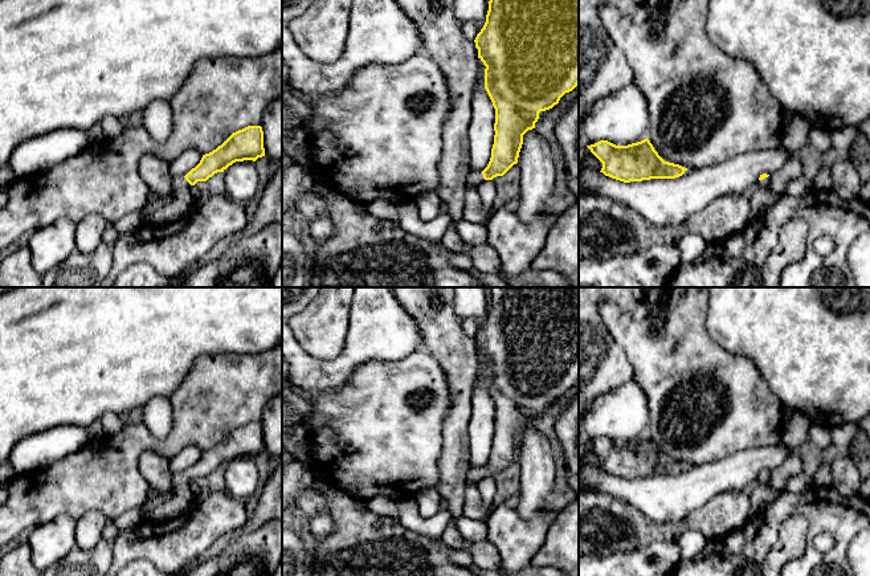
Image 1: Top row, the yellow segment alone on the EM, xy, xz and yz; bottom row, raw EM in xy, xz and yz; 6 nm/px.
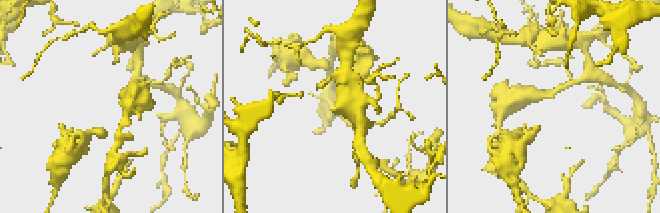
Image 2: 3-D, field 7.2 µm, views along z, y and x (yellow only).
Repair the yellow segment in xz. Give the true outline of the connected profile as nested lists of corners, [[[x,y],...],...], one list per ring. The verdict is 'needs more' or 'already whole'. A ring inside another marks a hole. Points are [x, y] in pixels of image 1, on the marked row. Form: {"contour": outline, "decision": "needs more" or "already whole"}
{"contour": [[[490,0],[486,23],[477,34],[474,42],[478,49],[478,58],[486,66],[485,89],[495,109],[495,135],[487,167],[483,171],[469,172],[467,175],[467,184],[470,187],[478,187],[483,180],[493,180],[497,176],[503,176],[514,164],[516,164],[523,144],[523,135],[528,130],[535,128],[539,113],[552,109],[565,93],[572,91],[579,85],[579,0]]], "decision": "needs more"}

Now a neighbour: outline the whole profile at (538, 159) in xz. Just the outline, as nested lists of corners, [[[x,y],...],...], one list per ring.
[[[535,128],[523,135],[518,158],[520,191],[518,216],[530,222],[550,212],[548,200],[554,195],[555,169],[559,164],[555,146],[550,144]]]

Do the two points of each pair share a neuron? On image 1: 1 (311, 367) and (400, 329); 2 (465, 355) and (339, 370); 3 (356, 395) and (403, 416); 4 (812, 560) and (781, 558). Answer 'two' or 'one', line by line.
1: one
2: two
3: one
4: two

